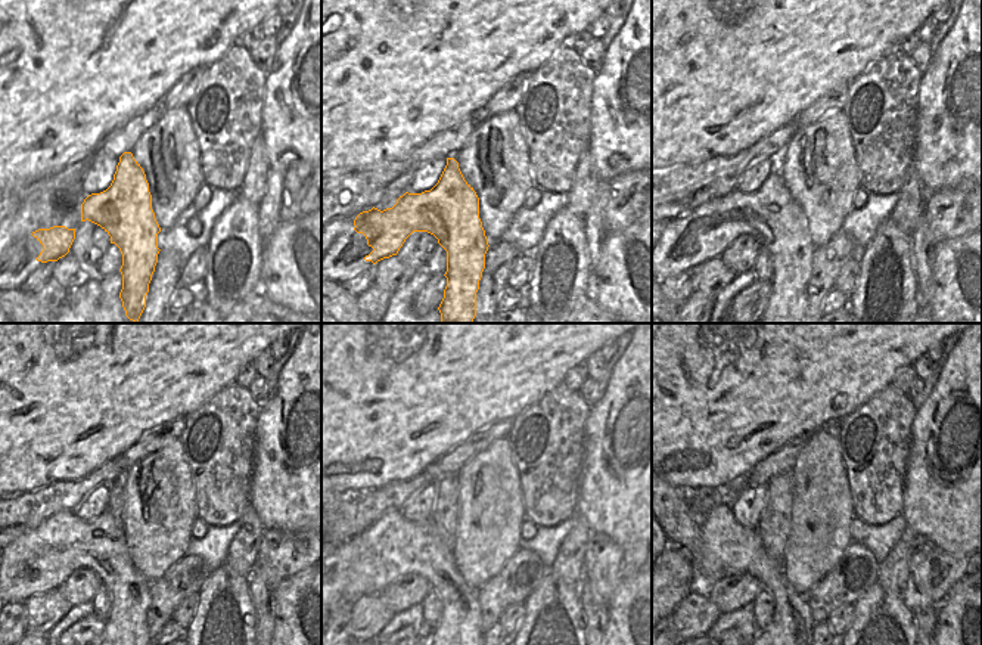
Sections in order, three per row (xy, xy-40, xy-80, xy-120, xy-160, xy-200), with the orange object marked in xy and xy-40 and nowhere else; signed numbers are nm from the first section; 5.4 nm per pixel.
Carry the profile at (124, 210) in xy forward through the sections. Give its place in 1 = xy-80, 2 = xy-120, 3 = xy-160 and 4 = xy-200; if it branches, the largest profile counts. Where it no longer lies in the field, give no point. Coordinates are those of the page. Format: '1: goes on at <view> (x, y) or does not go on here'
1: goes on at xy-80 (770, 214)
2: goes on at xy-120 (62, 543)
3: goes on at xy-160 (392, 546)
4: goes on at xy-200 (727, 548)

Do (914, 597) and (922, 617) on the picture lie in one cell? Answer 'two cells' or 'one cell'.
one cell

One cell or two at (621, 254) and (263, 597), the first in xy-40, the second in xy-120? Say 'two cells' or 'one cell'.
two cells

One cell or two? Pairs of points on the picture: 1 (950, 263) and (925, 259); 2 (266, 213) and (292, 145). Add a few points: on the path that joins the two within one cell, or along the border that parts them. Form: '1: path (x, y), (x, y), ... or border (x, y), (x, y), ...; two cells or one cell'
1: border (934, 244), (929, 294); two cells
2: border (270, 168), (279, 168), (283, 173); two cells

